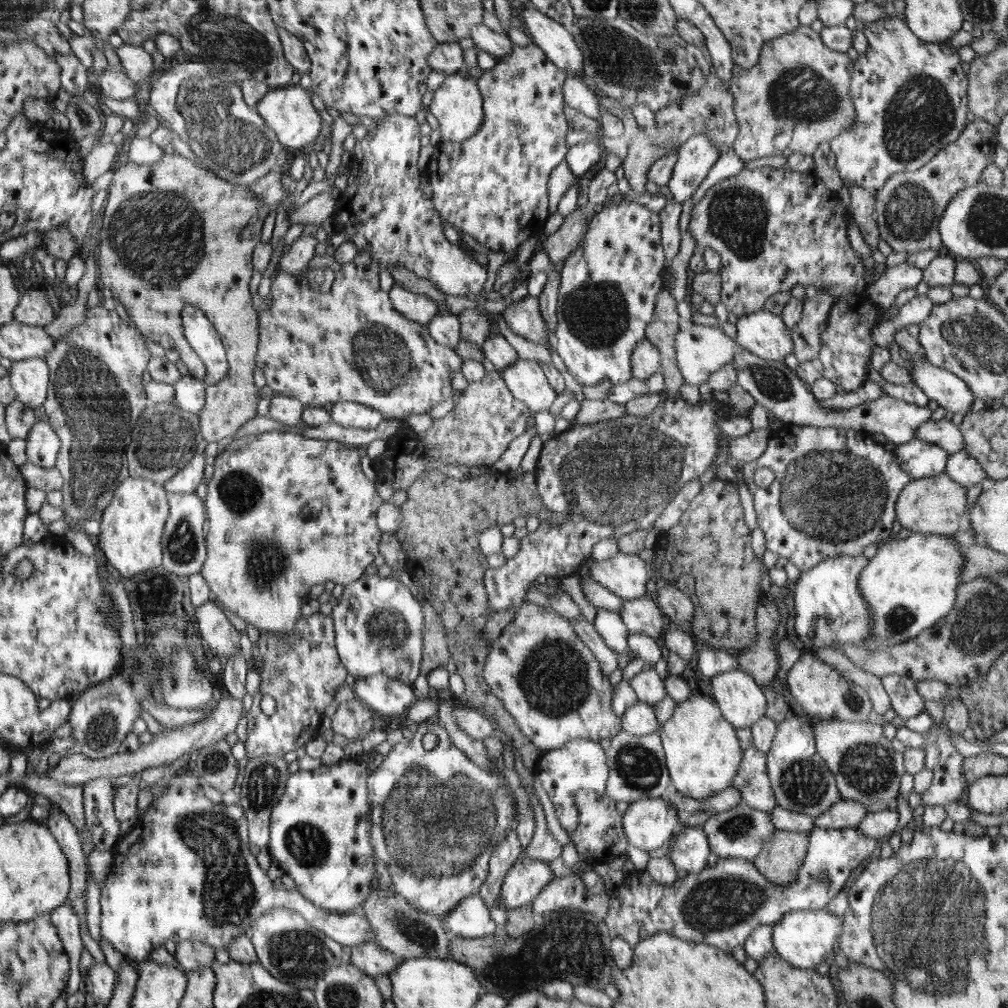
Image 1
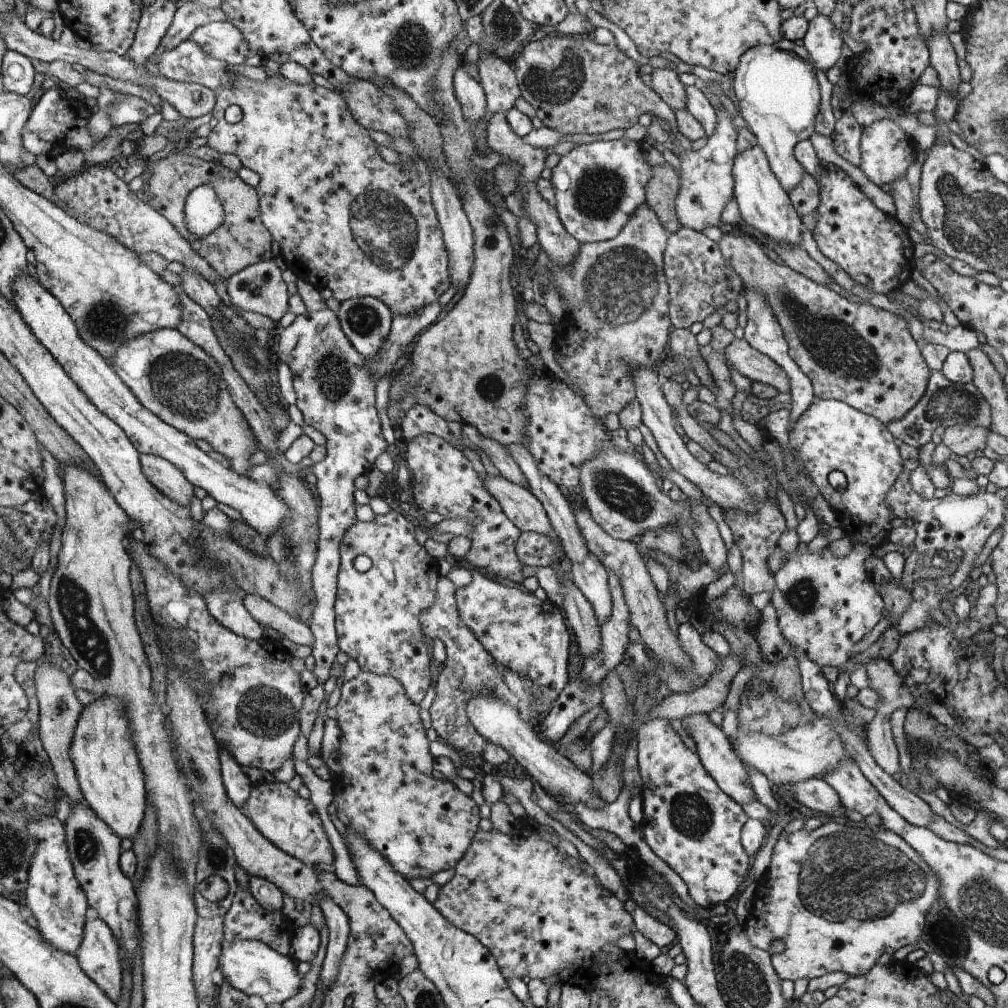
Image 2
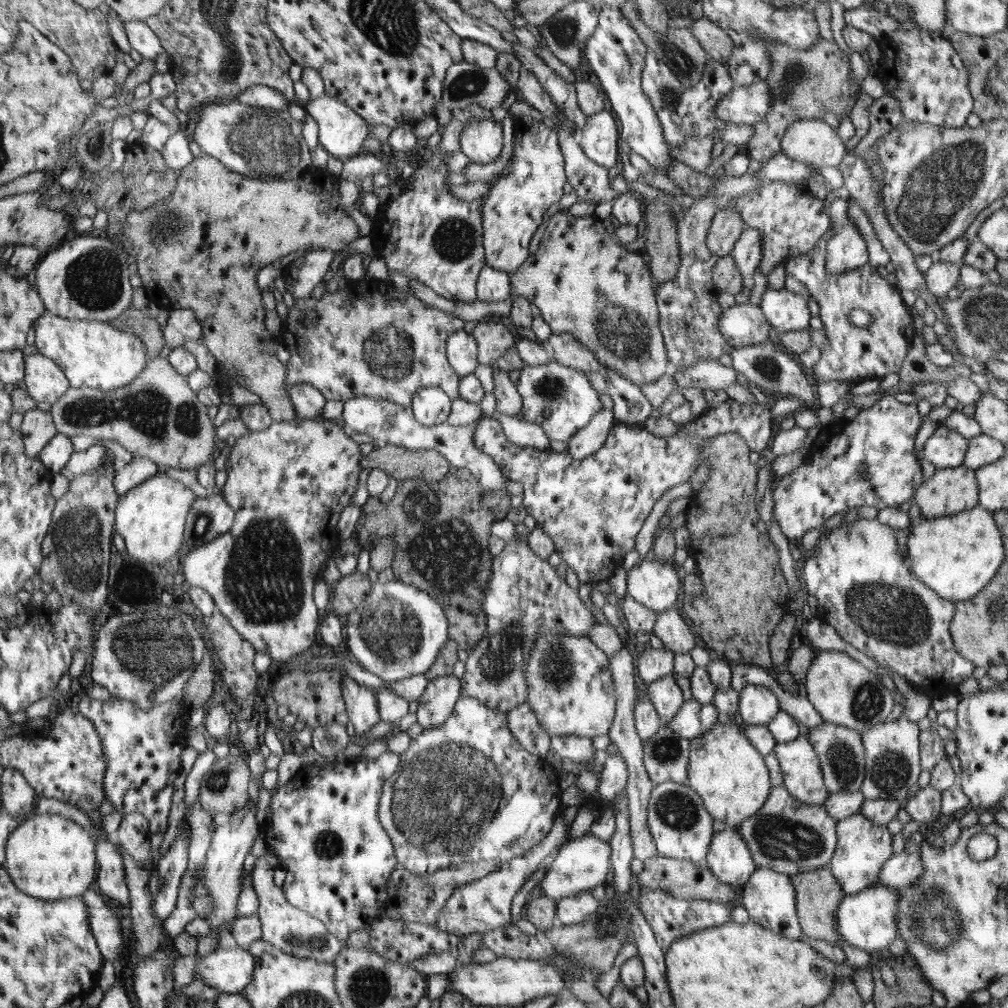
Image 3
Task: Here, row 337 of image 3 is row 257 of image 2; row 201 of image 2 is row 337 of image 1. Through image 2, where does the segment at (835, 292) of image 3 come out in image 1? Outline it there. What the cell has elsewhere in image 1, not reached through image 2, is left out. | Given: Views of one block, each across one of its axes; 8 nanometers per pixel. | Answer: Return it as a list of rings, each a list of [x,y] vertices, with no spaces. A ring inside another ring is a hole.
[[[865,291],[842,296],[833,303],[826,320],[827,328],[820,333],[821,348],[818,356],[799,363],[795,369],[798,378],[809,386],[819,378],[827,378],[846,391],[855,391],[868,379],[870,355],[876,347],[876,342],[872,340],[872,330],[880,320],[881,310],[872,304]]]

